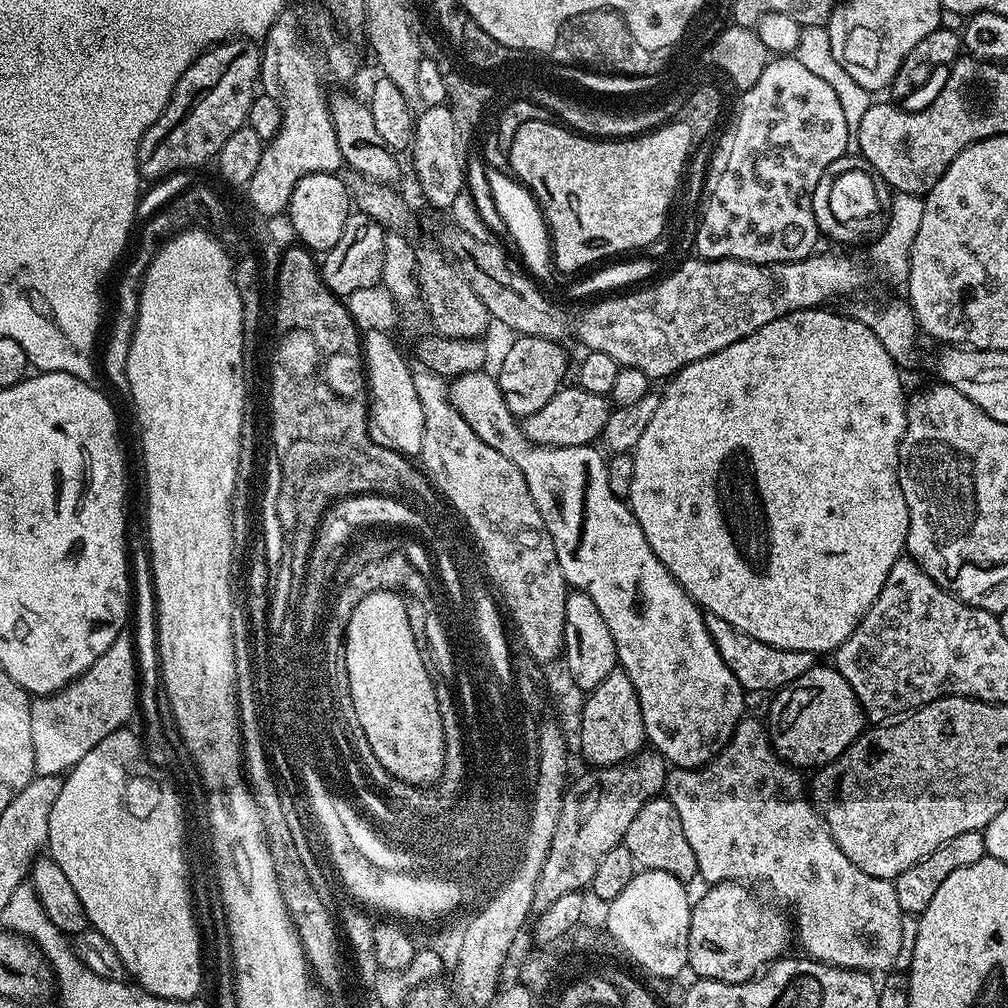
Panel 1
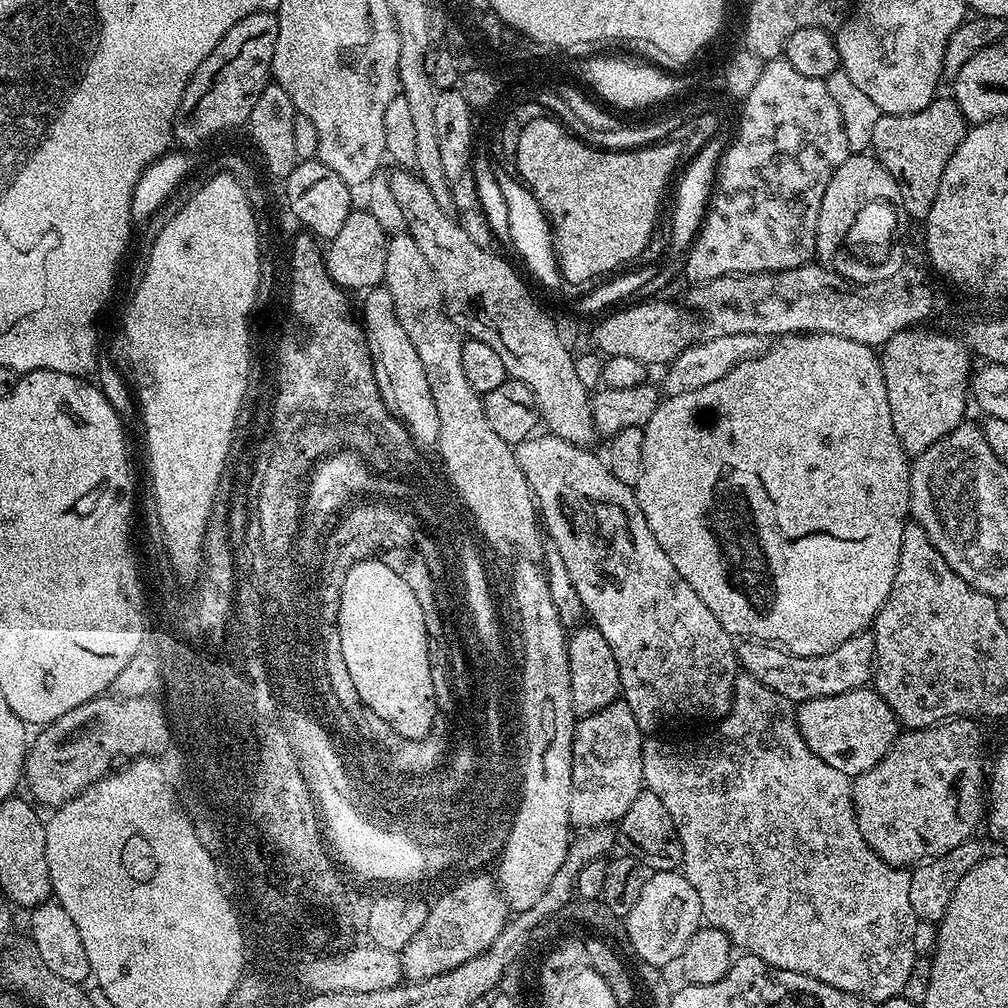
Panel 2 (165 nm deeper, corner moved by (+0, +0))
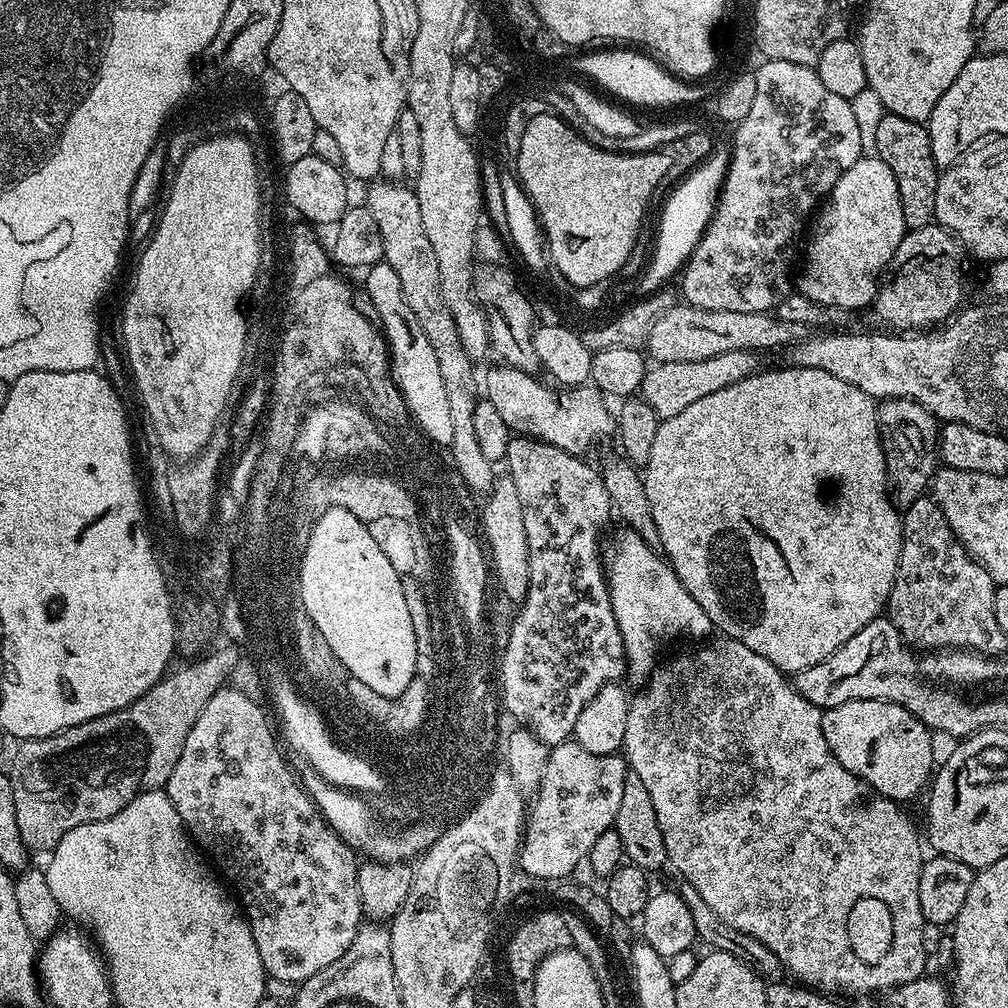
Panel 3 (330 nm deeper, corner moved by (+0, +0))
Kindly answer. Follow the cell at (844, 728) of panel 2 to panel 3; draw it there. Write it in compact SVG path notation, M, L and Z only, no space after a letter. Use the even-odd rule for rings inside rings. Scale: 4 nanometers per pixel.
M855 700L842 702L842 706L826 708L822 711L822 734L826 734L826 746L858 778L865 780L878 794L897 802L912 800L925 791L926 785L934 775L932 764L933 733L914 714L902 706L885 700Z

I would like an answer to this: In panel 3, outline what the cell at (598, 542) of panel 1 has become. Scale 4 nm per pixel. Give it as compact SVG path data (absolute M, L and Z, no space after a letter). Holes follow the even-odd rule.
M625 527L623 531L620 549L609 560L607 557L606 579L614 618L624 643L626 676L640 686L657 667L656 655L663 644L680 640L683 636L704 636L708 631L713 631L714 625L706 610L690 598L686 586L682 586L667 559L653 545L638 538L634 529Z

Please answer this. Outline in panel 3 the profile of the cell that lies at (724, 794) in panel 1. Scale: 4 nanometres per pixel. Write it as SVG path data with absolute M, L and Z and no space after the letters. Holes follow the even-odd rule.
M719 639L714 641L713 644L704 644L701 648L694 649L693 652L684 652L681 656L666 661L665 664L663 661L659 666L653 668L651 676L648 677L643 687L637 691L641 692L637 696L633 695L631 697L628 706L626 738L624 739L622 755L630 771L638 774L638 778L642 778L642 783L646 785L646 790L650 793L651 800L654 801L654 814L658 814L658 830L662 830L662 842L666 842L668 864L671 867L676 867L684 875L685 881L683 883L687 887L698 890L702 902L706 902L706 906L710 906L710 910L714 910L714 914L718 914L718 918L722 918L722 922L726 922L726 926L730 926L742 934L752 936L758 942L762 942L762 946L766 946L771 950L789 973L793 972L794 975L801 976L805 980L803 981L805 985L818 986L814 984L821 984L825 988L823 991L828 994L836 994L832 992L853 992L856 996L864 996L867 992L887 994L906 982L914 982L919 976L925 975L924 957L926 955L922 946L922 930L926 921L922 914L922 906L918 902L918 878L922 874L922 866L926 859L925 853L920 853L921 833L920 836L916 833L915 826L908 821L907 814L900 809L903 807L897 801L878 794L865 780L850 774L850 770L846 770L846 766L842 766L842 762L838 762L838 758L834 758L830 746L826 746L826 734L822 734L821 709L814 707L810 702L806 702L806 698L802 698L802 694L798 694L795 683L785 673L775 668L770 662L766 662L766 658L762 658L762 654L754 654L754 650L750 650L750 646L742 646L742 642L737 640Z

